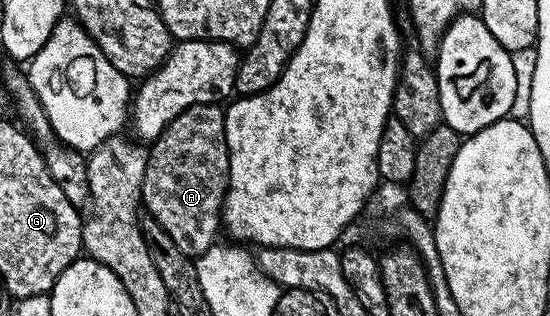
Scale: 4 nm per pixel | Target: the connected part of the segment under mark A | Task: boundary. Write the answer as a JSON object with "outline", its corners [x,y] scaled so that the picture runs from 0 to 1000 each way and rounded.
{"outline":[[[360,329],[322,361],[322,373],[315,373],[315,386],[307,386],[302,411],[273,459],[256,633],[265,668],[300,728],[300,741],[322,766],[322,782],[340,810],[360,816],[393,769],[396,747],[391,744],[402,734],[402,674],[415,576],[416,475],[409,437],[407,345],[395,329]]]}

